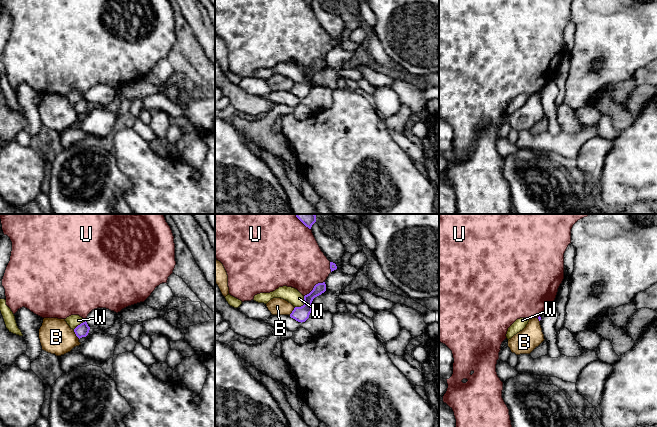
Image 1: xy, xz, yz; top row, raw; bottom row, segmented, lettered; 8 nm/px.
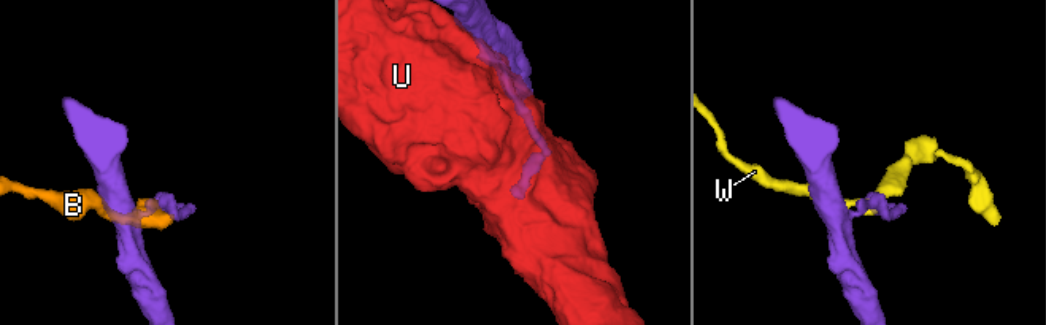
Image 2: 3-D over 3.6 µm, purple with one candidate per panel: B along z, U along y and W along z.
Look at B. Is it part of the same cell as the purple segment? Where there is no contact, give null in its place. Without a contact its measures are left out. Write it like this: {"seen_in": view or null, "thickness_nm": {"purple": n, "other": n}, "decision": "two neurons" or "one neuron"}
{"seen_in": "xy", "thickness_nm": {"purple": 110, "other": 280}, "decision": "two neurons"}

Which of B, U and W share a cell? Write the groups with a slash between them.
B / U / W

